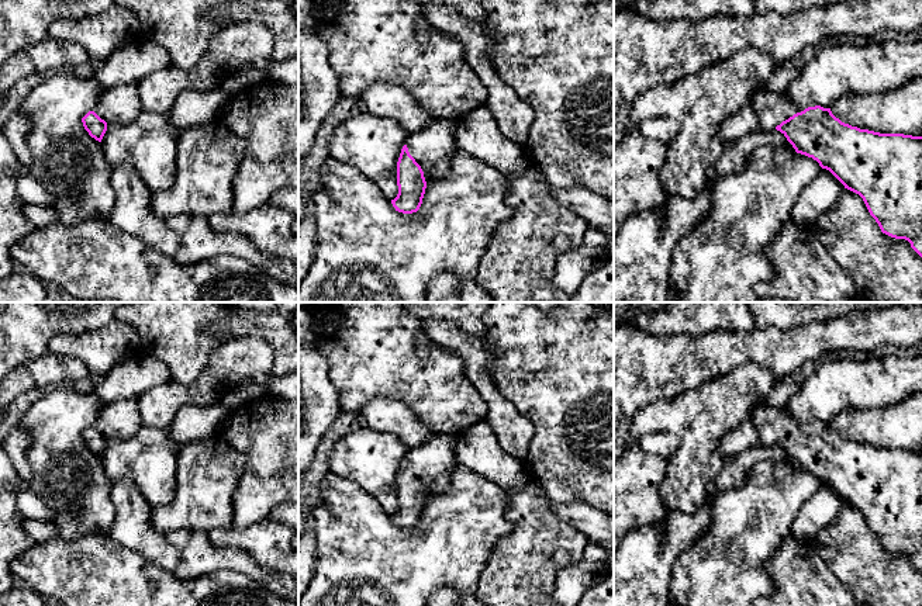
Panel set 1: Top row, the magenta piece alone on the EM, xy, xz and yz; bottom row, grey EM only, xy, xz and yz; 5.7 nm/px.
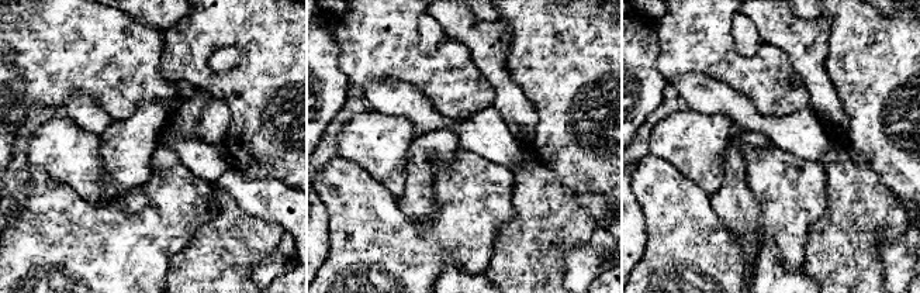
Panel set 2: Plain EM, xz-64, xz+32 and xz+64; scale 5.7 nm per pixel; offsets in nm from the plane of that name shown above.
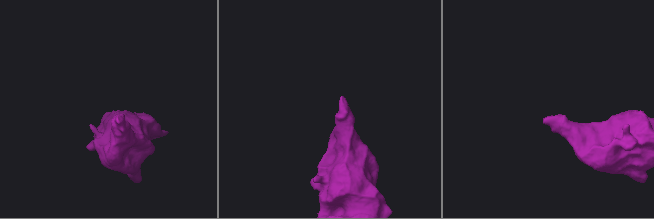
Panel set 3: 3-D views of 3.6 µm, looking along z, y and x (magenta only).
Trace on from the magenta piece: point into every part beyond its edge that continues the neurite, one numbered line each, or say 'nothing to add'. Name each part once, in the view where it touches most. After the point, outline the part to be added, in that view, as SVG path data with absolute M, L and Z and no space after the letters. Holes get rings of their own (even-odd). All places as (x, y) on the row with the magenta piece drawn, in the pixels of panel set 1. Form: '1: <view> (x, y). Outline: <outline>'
1: xz (432, 148). Outline: M463 117L435 120L431 125L408 134L405 145L421 166L427 184L449 174L453 155L459 150L455 128Z

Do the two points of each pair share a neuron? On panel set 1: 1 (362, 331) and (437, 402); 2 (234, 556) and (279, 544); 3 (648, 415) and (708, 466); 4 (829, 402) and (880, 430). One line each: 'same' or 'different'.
1: same
2: different
3: same
4: different

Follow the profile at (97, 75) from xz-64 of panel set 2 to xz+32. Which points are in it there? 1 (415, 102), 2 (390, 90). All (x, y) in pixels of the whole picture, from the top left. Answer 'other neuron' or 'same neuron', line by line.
1: other neuron
2: other neuron

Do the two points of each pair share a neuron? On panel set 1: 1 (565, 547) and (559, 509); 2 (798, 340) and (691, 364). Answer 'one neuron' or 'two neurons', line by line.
1: two neurons
2: one neuron

